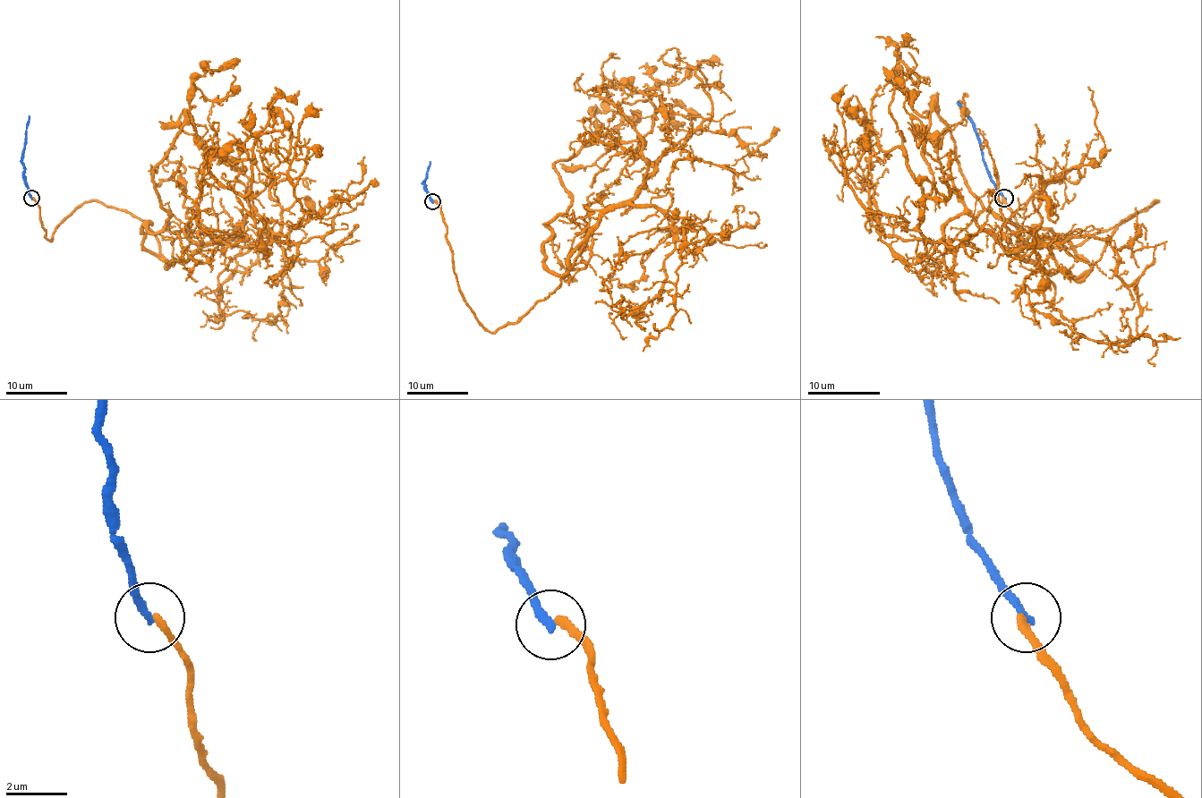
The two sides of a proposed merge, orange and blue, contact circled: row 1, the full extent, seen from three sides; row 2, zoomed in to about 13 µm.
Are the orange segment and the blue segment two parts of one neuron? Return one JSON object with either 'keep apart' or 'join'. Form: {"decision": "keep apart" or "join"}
{"decision": "keep apart"}

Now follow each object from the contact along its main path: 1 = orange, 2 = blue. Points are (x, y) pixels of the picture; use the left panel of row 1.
1: (32, 199), (49, 240), (95, 199), (159, 253), (173, 139), (243, 195), (299, 91)
2: (32, 199), (24, 178), (22, 149), (29, 115)

